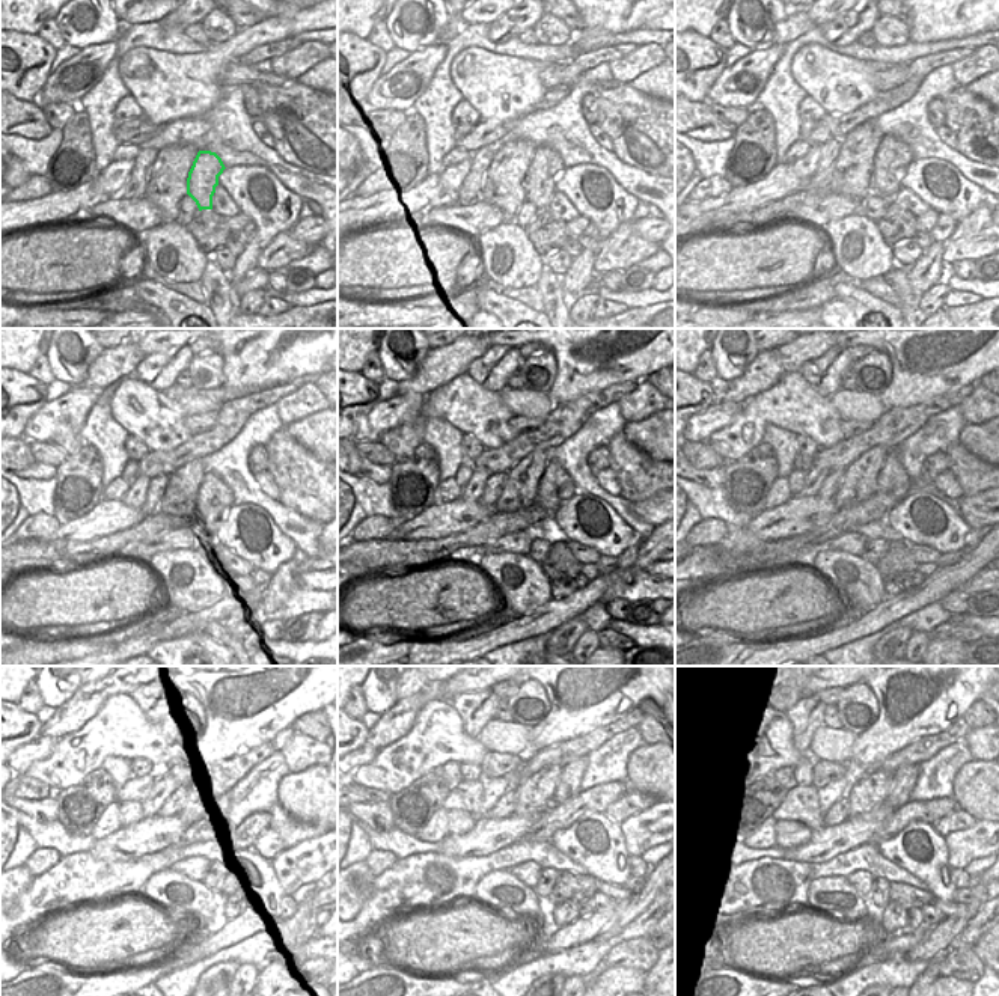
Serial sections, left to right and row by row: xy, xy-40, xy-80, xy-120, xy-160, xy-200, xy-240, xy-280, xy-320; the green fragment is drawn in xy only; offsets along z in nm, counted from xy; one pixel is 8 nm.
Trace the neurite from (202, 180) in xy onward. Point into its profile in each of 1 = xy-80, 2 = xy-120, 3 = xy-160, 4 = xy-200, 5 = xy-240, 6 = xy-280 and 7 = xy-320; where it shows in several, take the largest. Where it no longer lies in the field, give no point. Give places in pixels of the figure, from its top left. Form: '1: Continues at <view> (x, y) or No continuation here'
1: Continues at xy-80 (891, 158)
2: Continues at xy-120 (214, 498)
3: Continues at xy-160 (555, 487)
4: Continues at xy-200 (892, 478)
5: Continues at xy-240 (223, 799)
6: Continues at xy-280 (570, 776)
7: Continues at xy-320 (903, 779)

